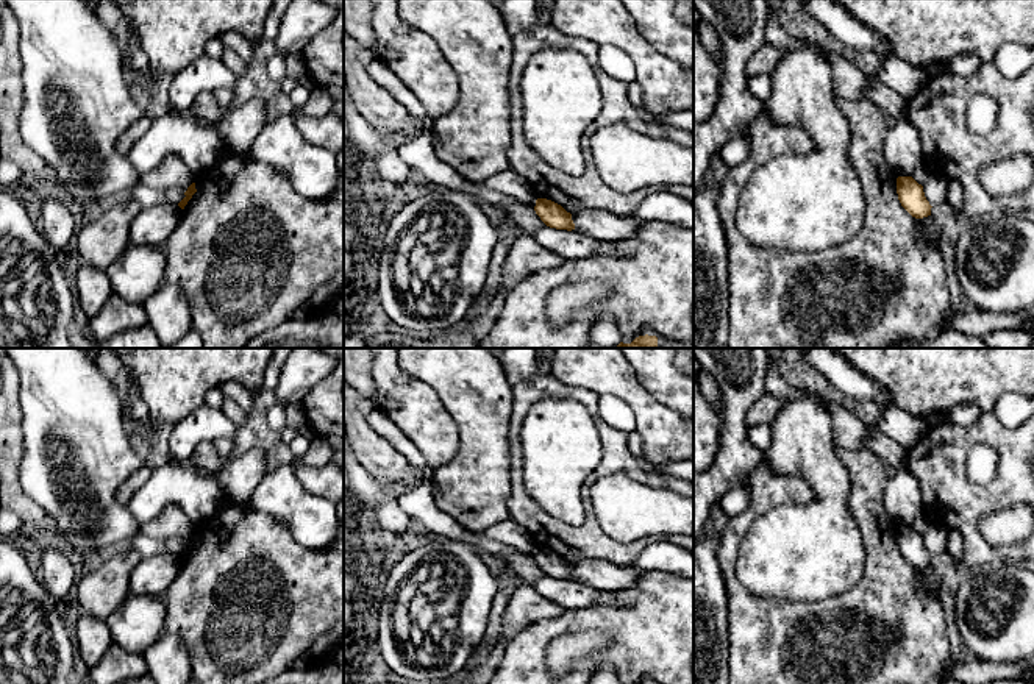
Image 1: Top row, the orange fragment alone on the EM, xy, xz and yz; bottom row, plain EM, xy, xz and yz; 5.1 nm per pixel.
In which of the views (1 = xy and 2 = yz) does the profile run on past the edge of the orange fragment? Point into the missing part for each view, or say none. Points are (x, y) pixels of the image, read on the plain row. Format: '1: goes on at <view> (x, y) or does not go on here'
1: does not go on here
2: does not go on here

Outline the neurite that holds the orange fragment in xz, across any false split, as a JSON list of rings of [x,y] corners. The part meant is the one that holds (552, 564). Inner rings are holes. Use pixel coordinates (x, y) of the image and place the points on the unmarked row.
[[[537,548],[534,561],[540,567],[540,570],[550,578],[567,579],[567,581],[575,579],[572,564],[551,550]]]

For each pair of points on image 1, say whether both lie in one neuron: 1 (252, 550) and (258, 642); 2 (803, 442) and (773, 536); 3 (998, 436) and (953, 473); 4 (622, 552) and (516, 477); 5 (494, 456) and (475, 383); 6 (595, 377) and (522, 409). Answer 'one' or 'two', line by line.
1: one
2: one
3: one
4: one
5: one
6: two

